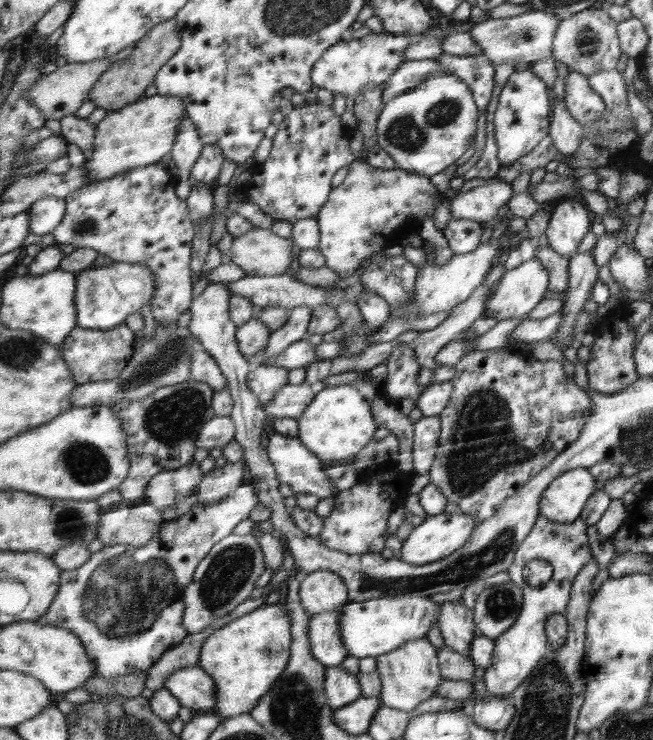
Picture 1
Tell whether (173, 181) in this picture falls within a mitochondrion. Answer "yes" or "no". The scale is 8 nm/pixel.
no

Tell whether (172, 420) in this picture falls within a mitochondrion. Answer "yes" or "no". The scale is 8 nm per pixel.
yes

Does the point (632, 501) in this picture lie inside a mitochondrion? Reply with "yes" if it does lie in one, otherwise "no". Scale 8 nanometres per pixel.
no

